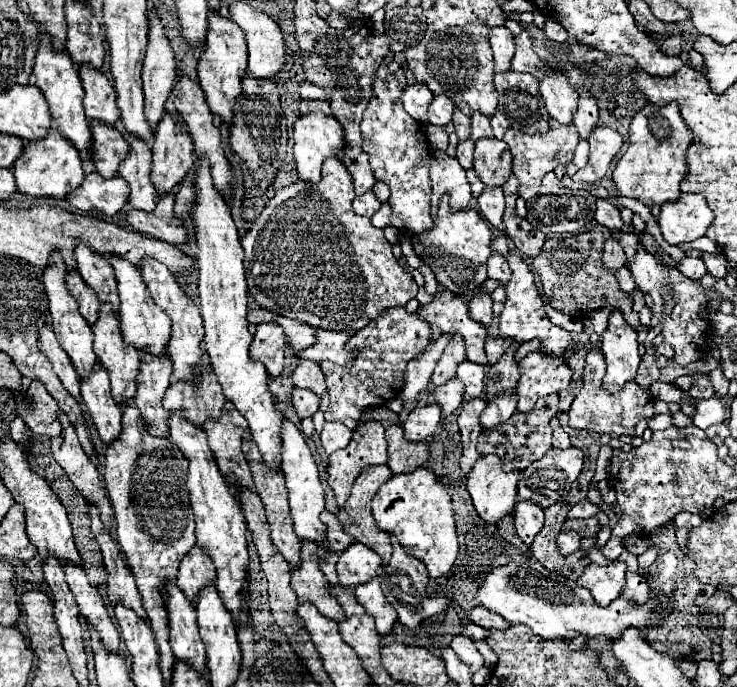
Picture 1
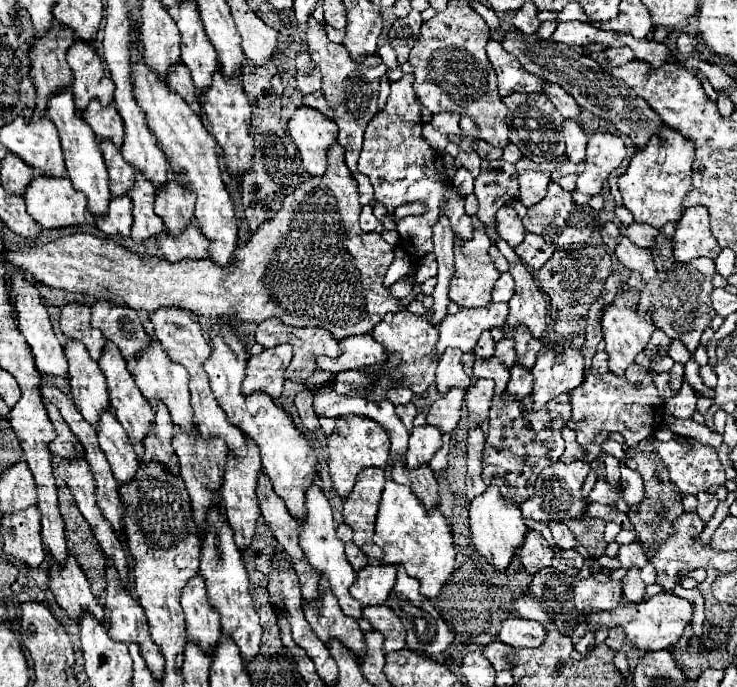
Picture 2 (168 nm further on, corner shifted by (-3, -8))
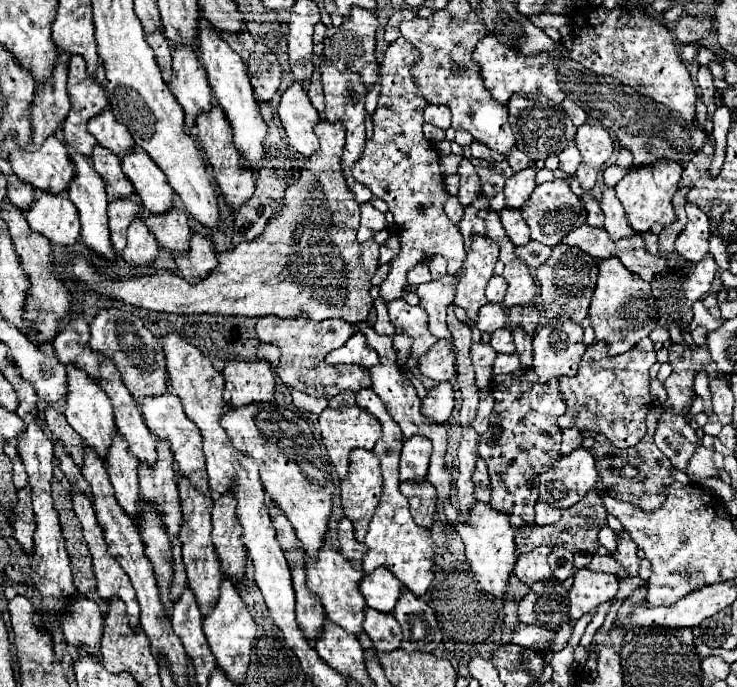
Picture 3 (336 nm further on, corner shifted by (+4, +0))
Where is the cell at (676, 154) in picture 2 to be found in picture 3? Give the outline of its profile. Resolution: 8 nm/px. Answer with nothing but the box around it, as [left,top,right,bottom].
[617,162,683,234]

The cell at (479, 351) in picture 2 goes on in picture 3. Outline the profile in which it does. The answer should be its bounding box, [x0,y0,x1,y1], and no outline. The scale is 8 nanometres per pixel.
[471,342,497,390]

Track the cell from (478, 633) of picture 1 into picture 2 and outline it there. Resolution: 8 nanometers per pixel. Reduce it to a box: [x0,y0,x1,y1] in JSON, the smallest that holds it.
[482,640,514,670]

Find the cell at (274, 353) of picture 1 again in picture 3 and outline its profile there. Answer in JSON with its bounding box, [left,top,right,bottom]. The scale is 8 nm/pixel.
[221,362,275,408]

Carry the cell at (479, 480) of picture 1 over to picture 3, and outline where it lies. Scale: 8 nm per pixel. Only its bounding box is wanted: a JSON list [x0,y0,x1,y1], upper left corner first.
[457,502,517,598]

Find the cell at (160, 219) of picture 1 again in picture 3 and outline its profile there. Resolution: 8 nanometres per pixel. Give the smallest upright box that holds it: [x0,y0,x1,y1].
[175,236,217,284]

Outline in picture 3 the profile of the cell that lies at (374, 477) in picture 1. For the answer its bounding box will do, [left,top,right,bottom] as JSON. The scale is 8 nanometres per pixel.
[341,448,383,542]

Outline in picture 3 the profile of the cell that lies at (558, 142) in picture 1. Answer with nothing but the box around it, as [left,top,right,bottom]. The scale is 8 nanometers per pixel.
[503,168,535,210]

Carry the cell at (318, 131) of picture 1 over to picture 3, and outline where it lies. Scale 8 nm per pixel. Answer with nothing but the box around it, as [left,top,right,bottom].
[277,82,319,156]

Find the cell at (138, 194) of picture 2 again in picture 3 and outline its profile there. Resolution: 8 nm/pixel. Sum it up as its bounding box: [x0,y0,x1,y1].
[123,218,159,266]

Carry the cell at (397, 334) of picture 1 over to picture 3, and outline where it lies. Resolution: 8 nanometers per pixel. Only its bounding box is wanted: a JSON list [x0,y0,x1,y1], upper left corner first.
[387,300,437,358]

